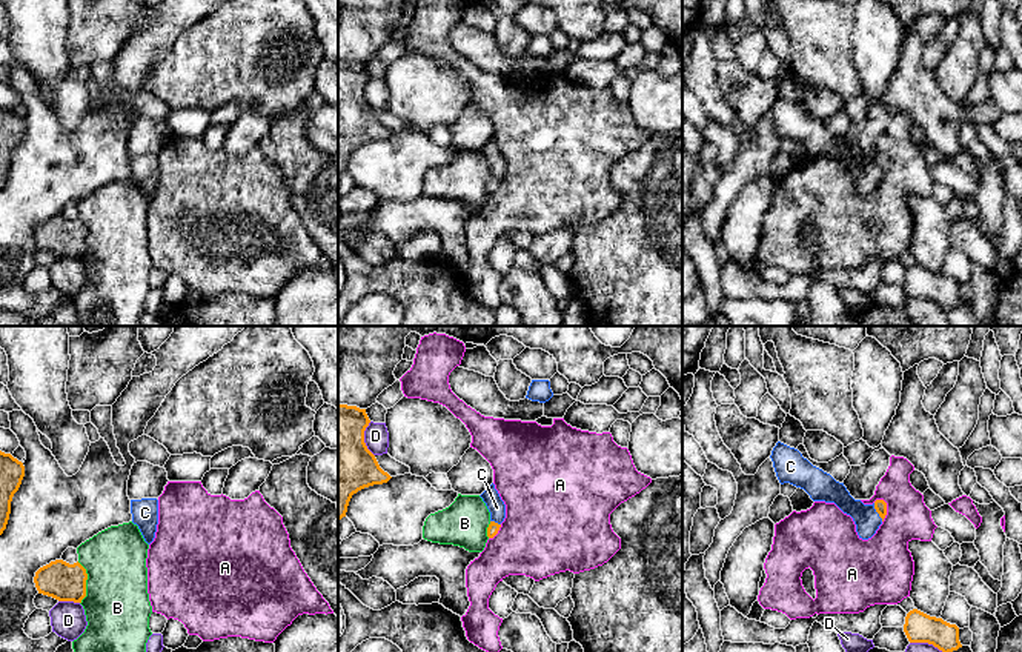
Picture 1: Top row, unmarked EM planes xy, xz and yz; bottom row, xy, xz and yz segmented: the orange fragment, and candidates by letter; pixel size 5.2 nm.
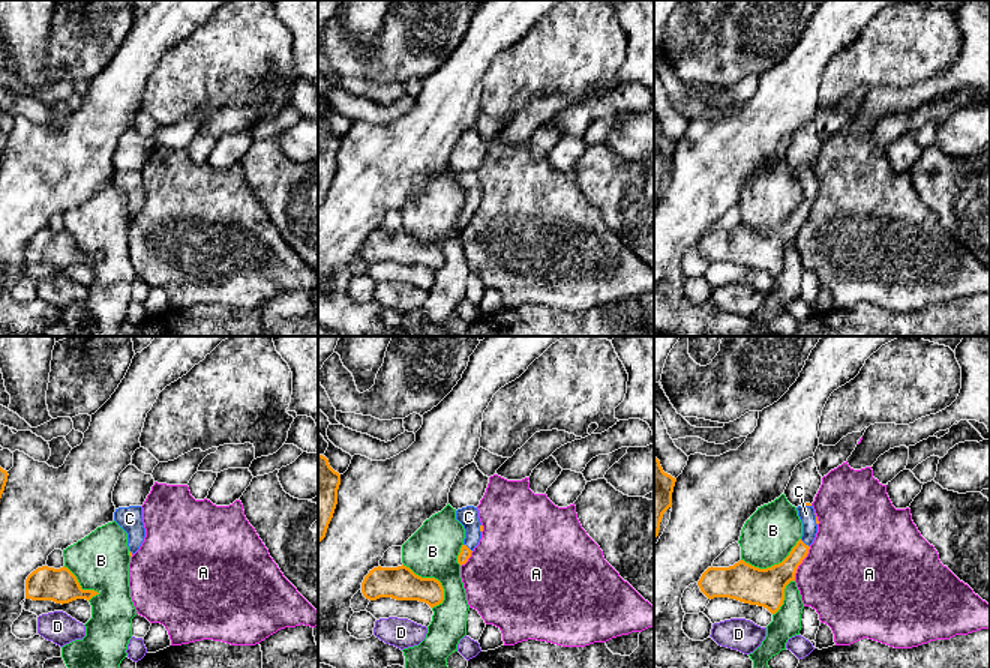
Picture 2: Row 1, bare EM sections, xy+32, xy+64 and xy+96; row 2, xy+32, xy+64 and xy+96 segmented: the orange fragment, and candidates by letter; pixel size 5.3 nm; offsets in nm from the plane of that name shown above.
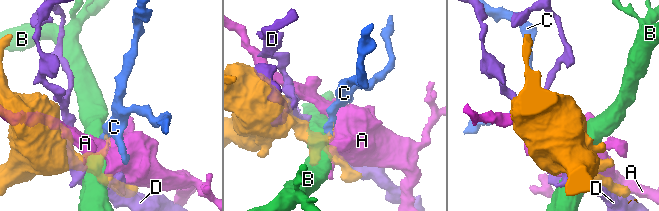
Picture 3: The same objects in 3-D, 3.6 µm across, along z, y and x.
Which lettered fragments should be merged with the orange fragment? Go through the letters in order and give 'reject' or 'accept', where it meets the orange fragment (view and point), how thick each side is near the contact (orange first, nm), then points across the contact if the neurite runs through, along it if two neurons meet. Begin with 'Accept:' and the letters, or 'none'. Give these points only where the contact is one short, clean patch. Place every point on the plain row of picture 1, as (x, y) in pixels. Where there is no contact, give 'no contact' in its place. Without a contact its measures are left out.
Accept: C
A: reject; contact yz (885, 163); calibres 60 and 240 nm
B: reject; contact xy (85, 239); calibres 200 and 340 nm
C: accept; contact yz (878, 168); calibres 60 and 140 nm; way yz (879, 160), (878, 168), (867, 176)
D: reject; contact yz (927, 297); calibres 160 and 180 nm

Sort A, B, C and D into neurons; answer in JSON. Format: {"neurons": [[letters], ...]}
{"neurons": [["A"], ["B"], ["C"], ["D"]]}

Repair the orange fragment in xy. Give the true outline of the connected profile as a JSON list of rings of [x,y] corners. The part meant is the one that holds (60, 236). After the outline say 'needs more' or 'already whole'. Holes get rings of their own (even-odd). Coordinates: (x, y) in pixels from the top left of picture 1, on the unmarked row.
[[[63,215],[40,223],[34,232],[38,249],[74,258],[81,258],[86,252],[86,235],[86,225],[78,217],[69,220]]]; already whole

